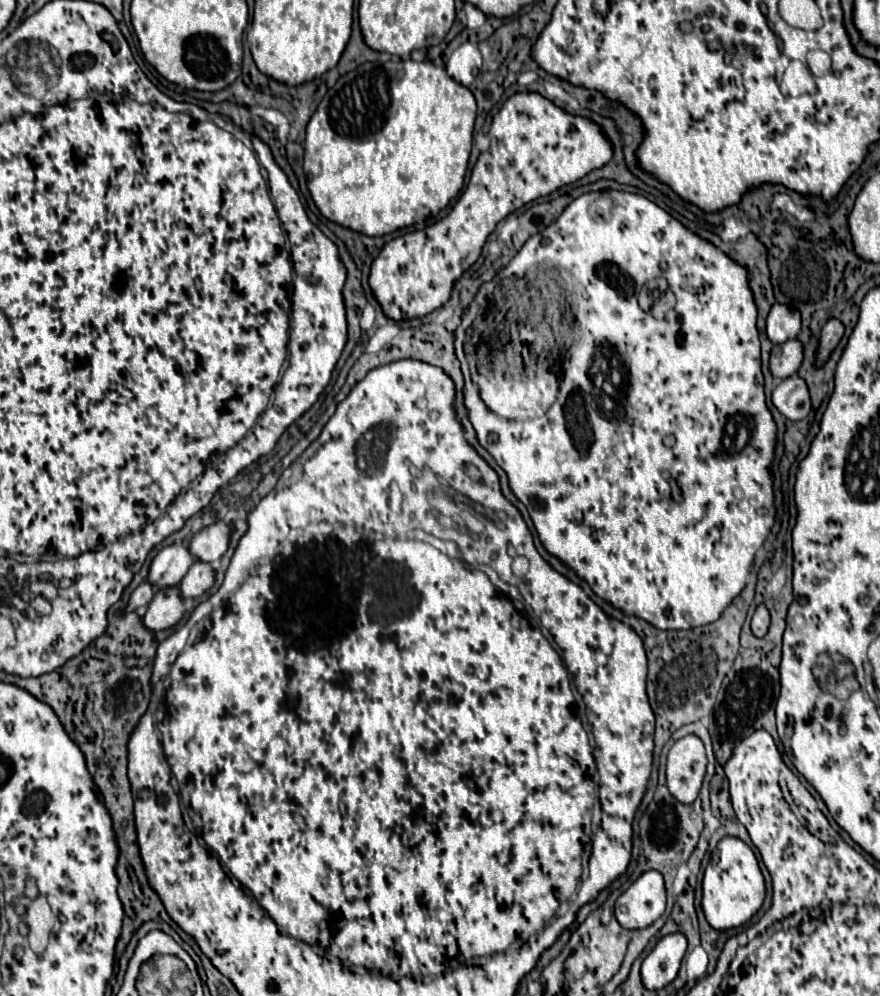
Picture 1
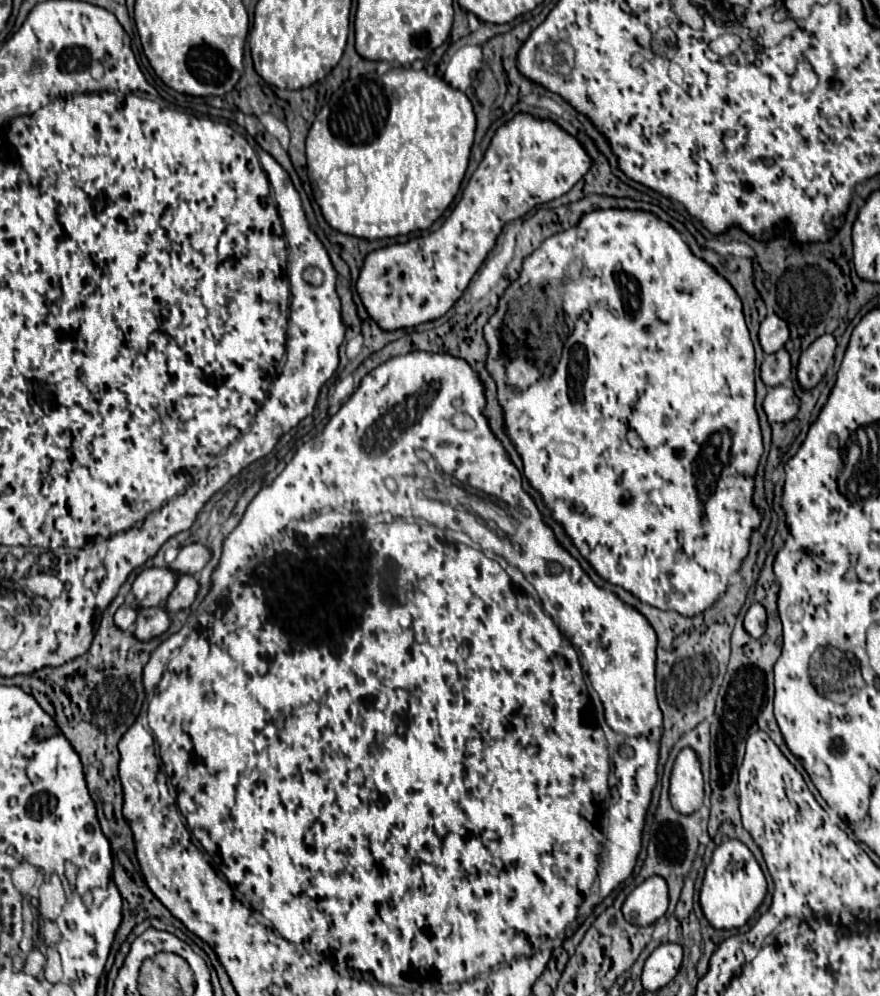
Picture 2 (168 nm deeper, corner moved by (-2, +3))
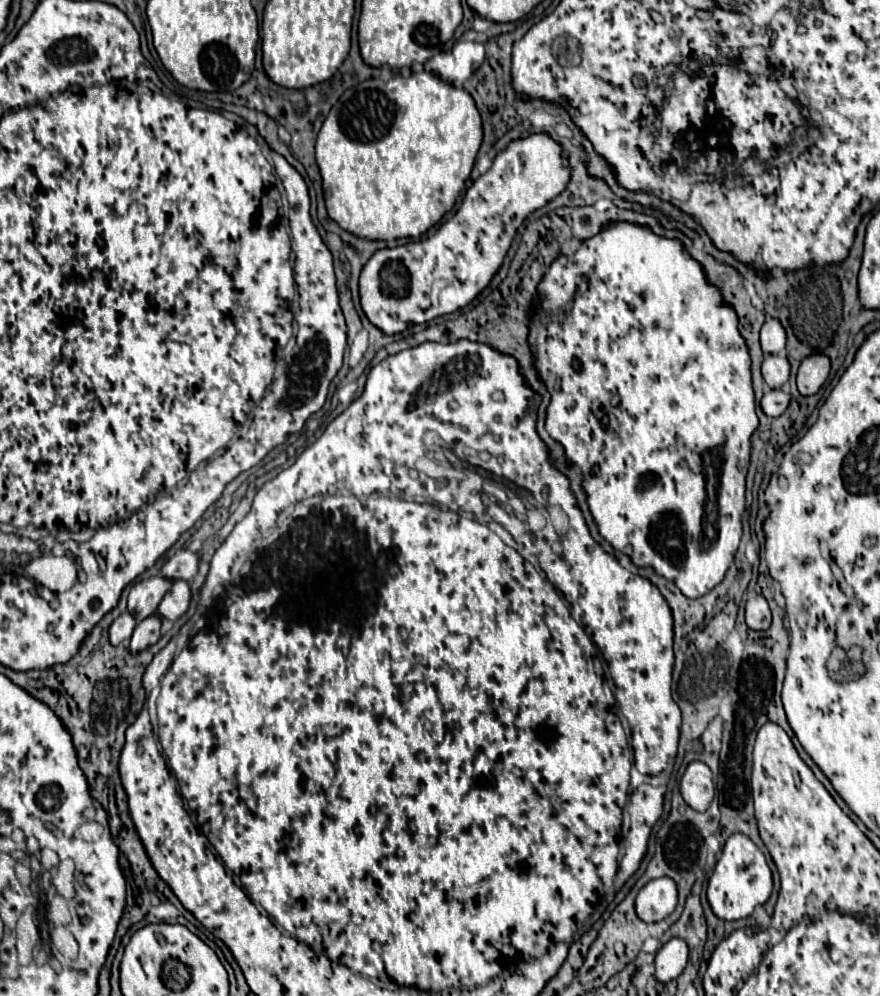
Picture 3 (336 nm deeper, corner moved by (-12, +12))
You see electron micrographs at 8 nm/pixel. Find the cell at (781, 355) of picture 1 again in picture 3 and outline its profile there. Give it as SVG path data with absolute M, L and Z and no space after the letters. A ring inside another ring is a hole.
M772 355L772 357L764 357L762 361L762 377L768 383L768 387L772 389L780 389L790 375L790 365L788 359L784 355Z

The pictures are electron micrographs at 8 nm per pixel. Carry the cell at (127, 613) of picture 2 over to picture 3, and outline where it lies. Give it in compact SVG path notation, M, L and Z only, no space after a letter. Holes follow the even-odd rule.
M122 613L108 629L108 635L110 635L110 643L116 647L116 645L124 645L132 631L136 627L136 621L132 621L132 615L130 613Z

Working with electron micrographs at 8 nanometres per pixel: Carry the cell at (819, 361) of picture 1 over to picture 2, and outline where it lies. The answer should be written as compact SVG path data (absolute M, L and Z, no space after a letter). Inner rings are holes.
M824 334L814 340L800 356L798 362L798 382L804 388L814 388L826 374L836 350L836 338L832 334Z

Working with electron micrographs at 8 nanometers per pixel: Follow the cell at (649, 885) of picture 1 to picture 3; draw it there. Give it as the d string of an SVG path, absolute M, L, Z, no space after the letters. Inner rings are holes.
M670 877L652 879L636 897L636 913L646 923L666 919L676 909L676 883Z

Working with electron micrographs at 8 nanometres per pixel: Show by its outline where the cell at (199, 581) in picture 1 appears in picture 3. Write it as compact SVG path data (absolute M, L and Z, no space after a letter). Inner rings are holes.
M174 581L170 591L162 597L156 613L162 619L176 621L178 617L182 617L186 613L188 605L190 605L190 587L188 587L188 583L186 581Z

